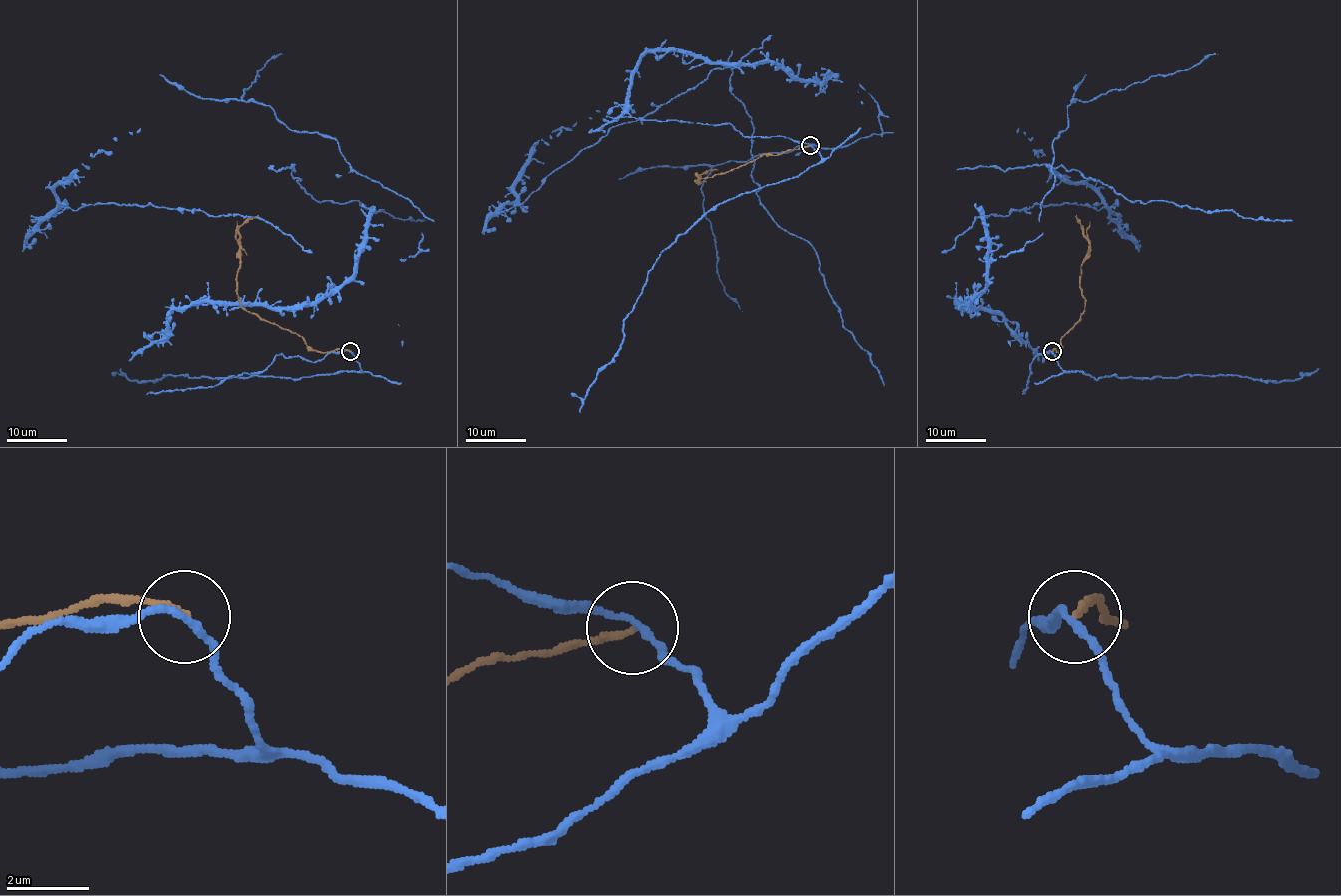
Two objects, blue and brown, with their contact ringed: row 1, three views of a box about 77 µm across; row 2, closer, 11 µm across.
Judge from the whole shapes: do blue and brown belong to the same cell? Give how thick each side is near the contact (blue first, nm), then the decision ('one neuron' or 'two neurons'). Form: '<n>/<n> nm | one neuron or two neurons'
160/180 nm | two neurons

